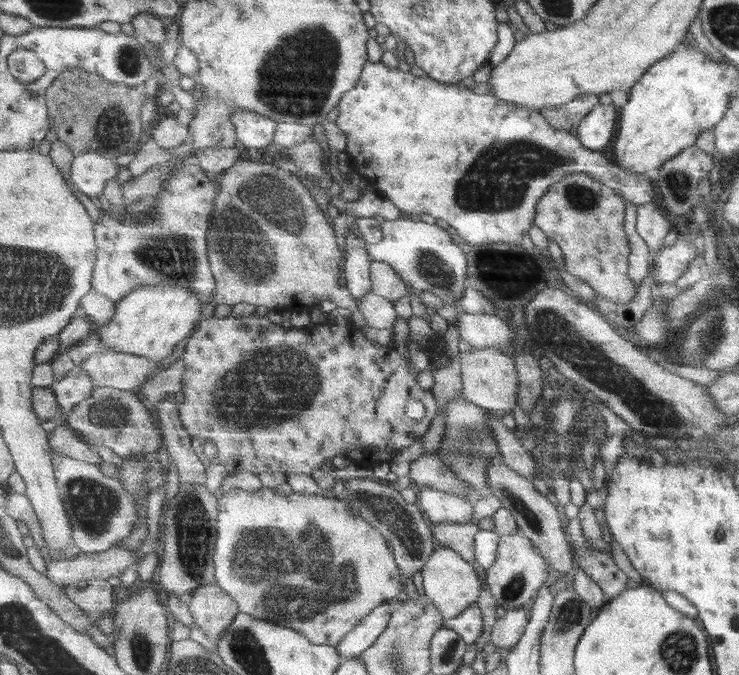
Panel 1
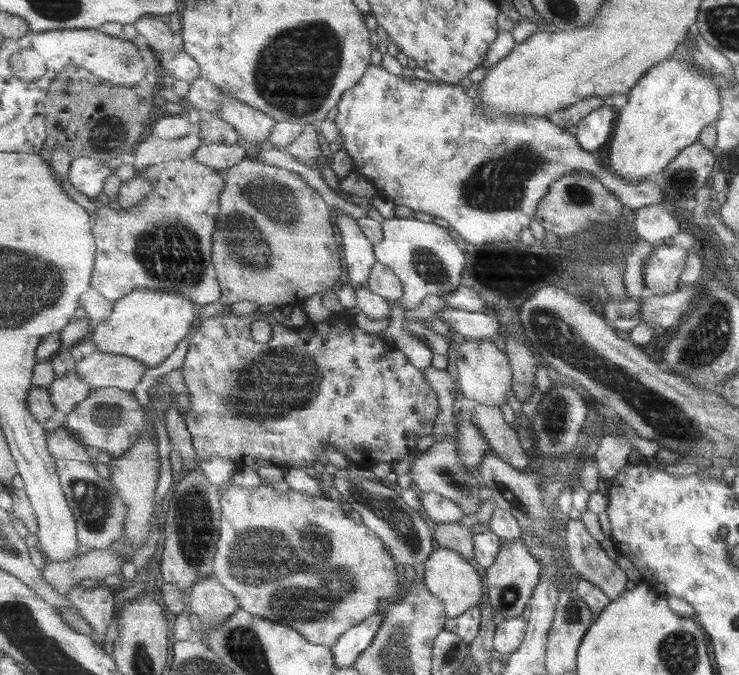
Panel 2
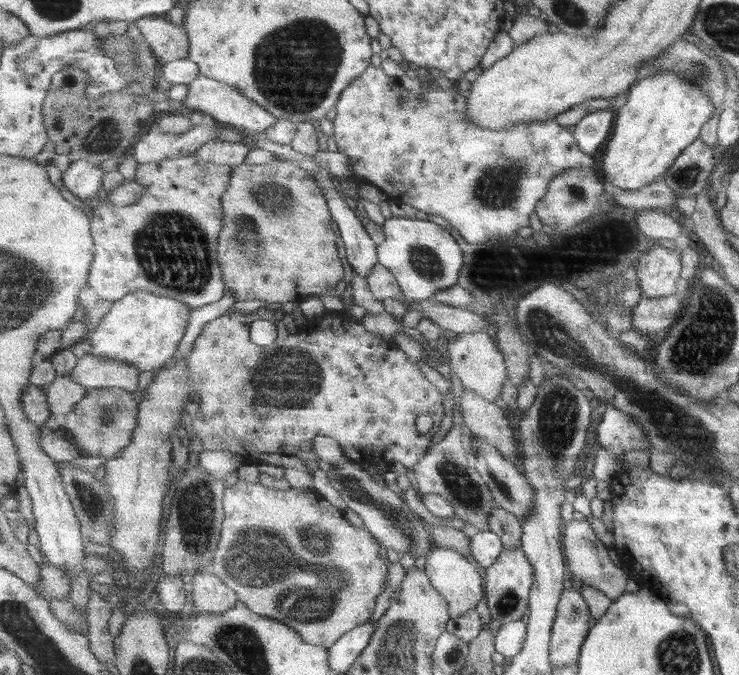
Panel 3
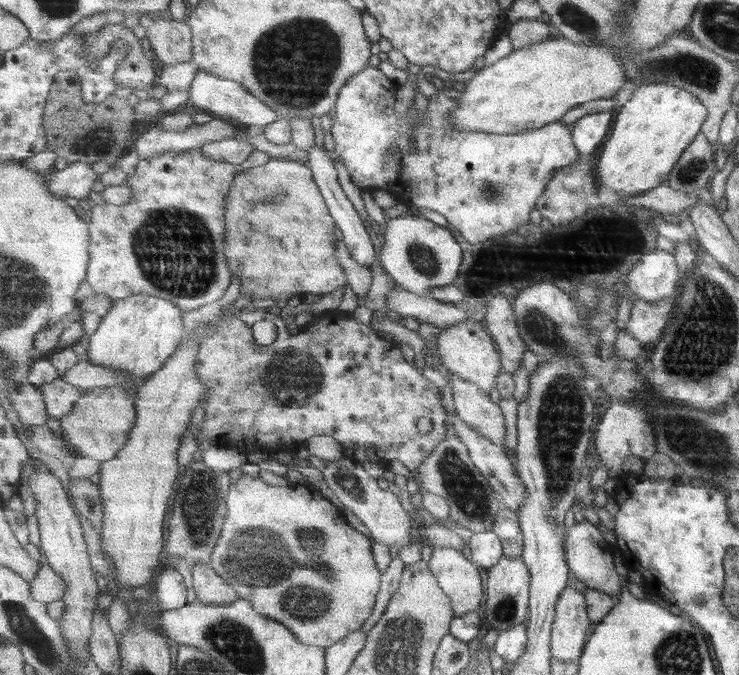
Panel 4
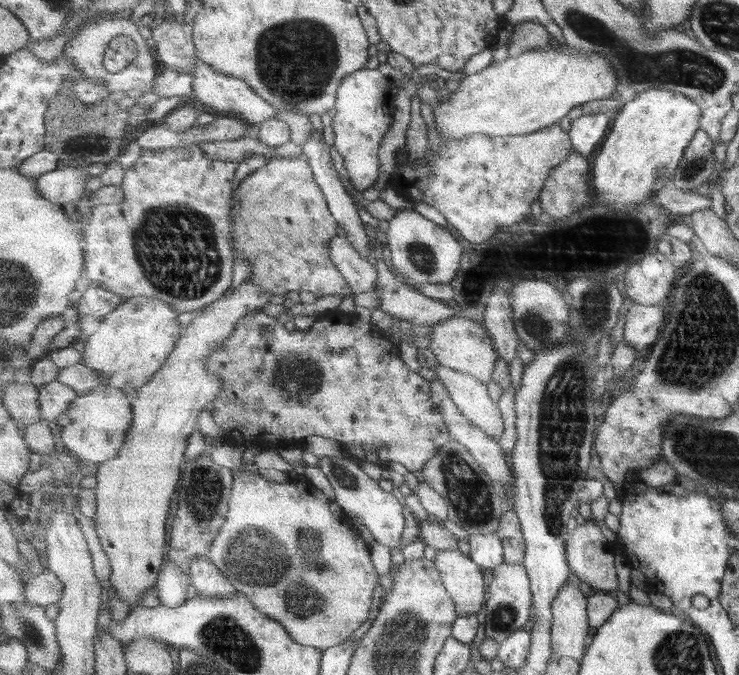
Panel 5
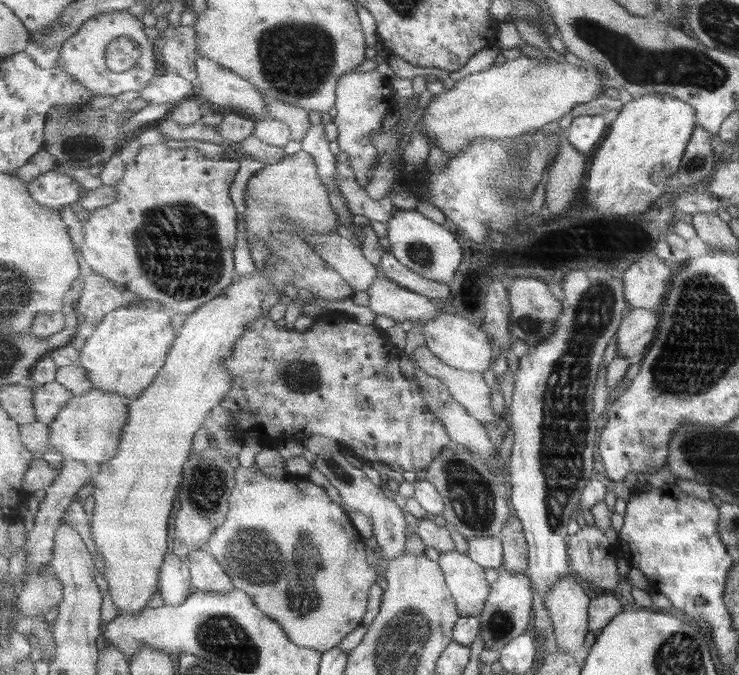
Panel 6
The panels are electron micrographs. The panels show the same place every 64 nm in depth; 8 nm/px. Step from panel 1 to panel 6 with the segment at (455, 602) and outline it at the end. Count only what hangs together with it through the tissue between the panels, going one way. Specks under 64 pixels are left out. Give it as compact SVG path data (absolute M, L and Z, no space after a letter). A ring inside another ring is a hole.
M456 550L441 553L438 561L460 616L479 617L492 592L492 586L485 578L485 568L469 555Z

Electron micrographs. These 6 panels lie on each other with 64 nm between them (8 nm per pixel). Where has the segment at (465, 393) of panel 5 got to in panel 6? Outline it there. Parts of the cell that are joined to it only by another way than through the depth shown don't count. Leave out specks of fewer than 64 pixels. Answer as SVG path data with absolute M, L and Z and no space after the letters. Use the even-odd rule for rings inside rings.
M417 347L413 361L428 375L442 380L452 395L485 428L498 418L492 407L492 390L478 372L445 364L429 347Z

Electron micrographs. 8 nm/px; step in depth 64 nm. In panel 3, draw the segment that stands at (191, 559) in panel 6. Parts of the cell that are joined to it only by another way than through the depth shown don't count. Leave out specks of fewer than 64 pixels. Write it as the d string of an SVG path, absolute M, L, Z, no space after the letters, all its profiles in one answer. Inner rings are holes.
M211 571L197 572L192 578L193 605L197 611L220 613L235 608L239 596Z

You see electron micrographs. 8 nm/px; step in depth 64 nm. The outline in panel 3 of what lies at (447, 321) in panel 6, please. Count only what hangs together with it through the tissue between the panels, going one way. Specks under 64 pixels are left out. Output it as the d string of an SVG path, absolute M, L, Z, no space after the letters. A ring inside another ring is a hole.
M479 331L458 333L453 340L448 341L448 356L445 363L446 367L451 368L461 380L463 386L474 390L485 400L493 403L501 396L503 384L508 378L508 368L505 355L491 333Z

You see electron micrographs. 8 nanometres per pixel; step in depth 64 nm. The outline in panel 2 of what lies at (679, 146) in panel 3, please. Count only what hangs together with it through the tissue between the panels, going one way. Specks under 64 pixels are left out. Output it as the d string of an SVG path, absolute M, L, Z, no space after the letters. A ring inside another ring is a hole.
M674 55L656 64L637 82L636 87L627 96L627 104L617 111L617 126L608 154L608 164L626 182L644 182L647 176L664 172L681 150L699 139L700 130L703 127L715 123L721 110L720 86L709 70L710 67L699 65L695 59L684 60Z

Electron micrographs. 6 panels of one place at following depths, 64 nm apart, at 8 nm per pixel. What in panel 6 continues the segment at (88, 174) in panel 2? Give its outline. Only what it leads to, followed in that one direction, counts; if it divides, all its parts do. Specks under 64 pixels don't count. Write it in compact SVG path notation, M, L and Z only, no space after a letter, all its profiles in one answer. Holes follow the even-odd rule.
M54 170L40 174L28 183L28 189L33 200L48 208L59 210L73 202L79 203L84 192L77 180Z

